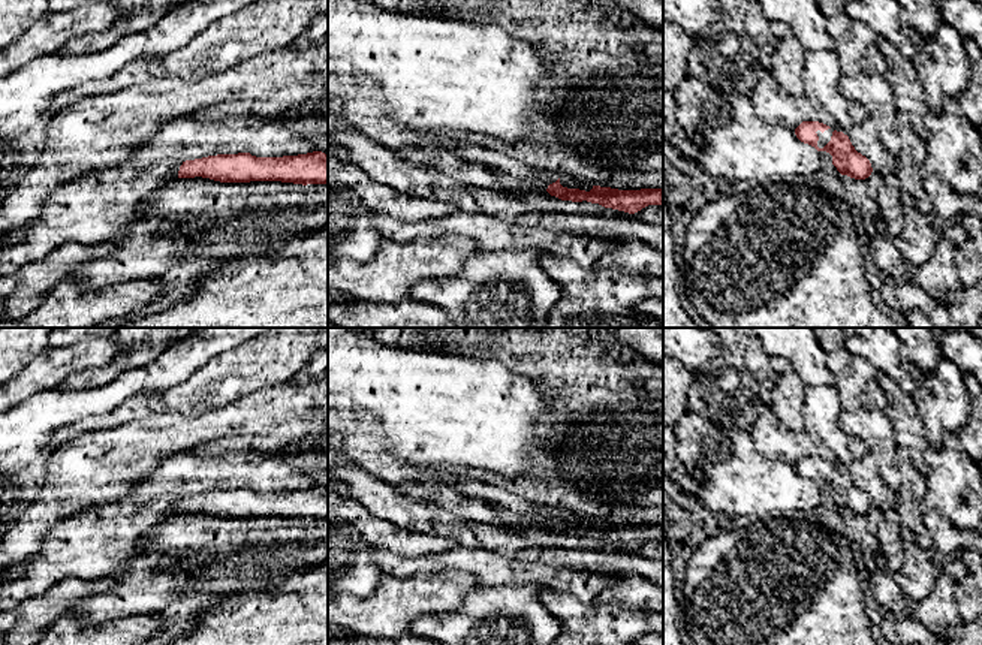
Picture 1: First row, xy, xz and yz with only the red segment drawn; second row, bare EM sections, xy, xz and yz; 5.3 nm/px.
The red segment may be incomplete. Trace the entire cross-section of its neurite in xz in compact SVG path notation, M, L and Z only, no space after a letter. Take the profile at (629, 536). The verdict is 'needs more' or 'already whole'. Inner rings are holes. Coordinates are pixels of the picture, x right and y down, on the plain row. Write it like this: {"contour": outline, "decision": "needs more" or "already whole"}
{"contour": "M560 513L549 519L546 527L561 536L591 537L605 543L612 543L635 549L648 540L663 540L663 524L618 525L593 521L590 527L567 524L560 519Z", "decision": "already whole"}

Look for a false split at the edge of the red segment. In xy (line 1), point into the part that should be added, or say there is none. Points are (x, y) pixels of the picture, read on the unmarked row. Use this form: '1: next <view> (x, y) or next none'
1: next none

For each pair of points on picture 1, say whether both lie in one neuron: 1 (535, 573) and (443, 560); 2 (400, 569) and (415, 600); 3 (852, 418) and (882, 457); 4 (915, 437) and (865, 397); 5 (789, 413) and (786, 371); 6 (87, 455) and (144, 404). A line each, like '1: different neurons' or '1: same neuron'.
1: same neuron
2: different neurons
3: same neuron
4: different neurons
5: same neuron
6: different neurons

